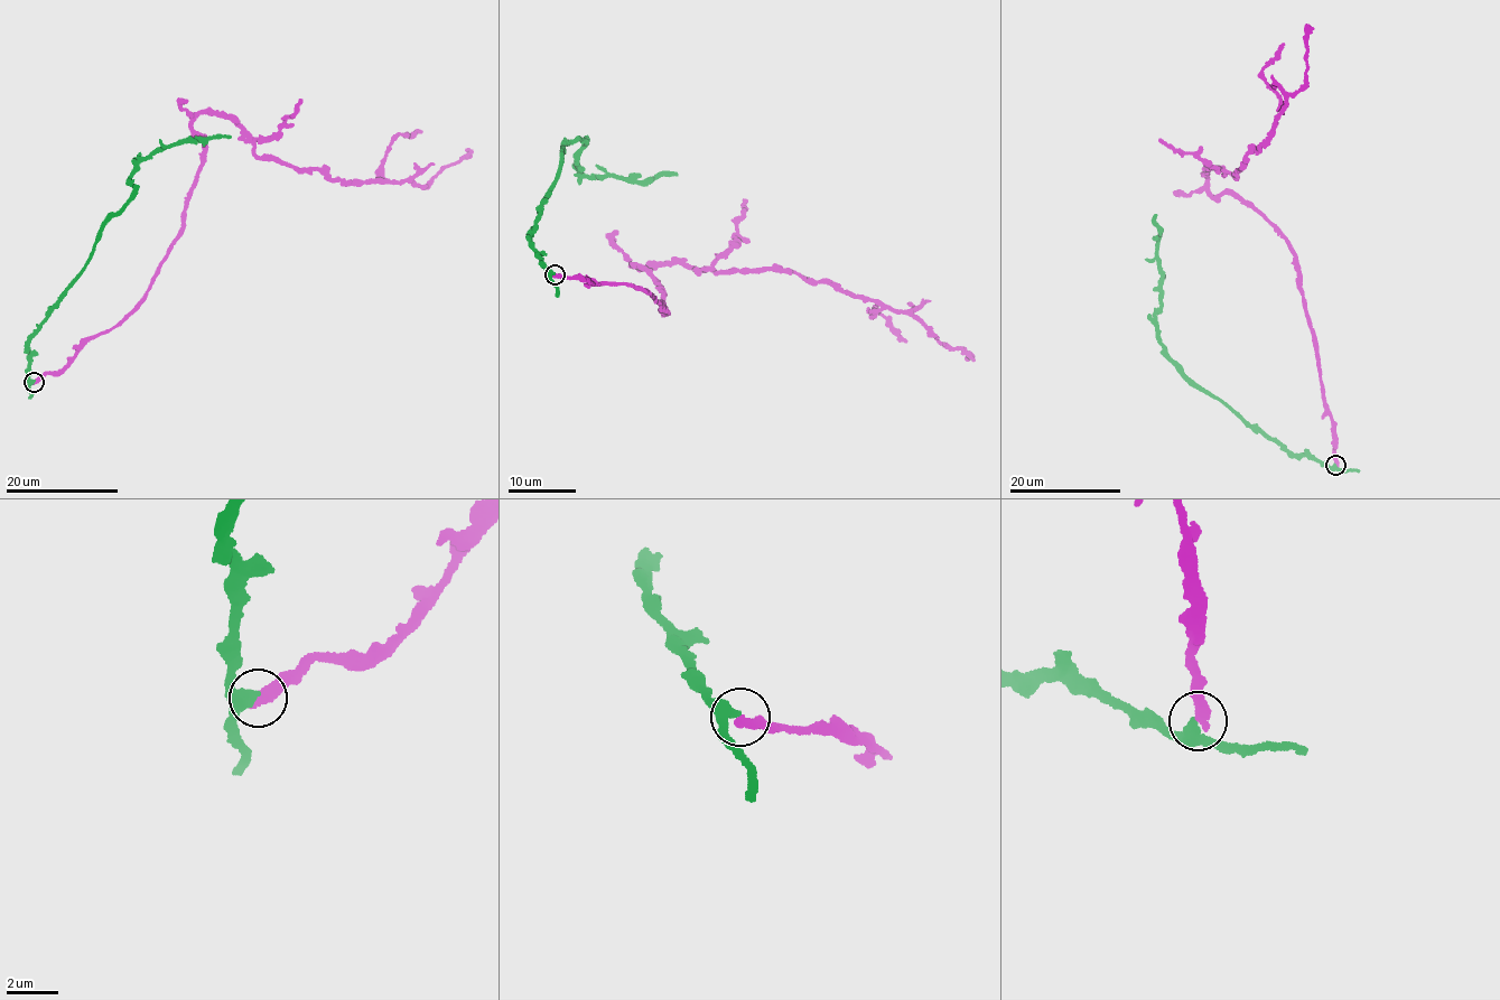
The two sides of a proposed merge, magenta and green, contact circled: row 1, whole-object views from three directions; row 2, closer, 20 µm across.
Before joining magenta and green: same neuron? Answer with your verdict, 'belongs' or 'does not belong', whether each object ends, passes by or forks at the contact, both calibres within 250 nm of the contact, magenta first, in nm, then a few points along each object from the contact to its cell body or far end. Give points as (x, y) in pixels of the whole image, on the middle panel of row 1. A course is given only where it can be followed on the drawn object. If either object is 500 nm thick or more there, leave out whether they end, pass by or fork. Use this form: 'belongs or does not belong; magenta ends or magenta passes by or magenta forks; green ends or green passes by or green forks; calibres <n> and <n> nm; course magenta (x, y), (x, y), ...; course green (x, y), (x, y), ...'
does not belong; magenta ends; green passes by; calibres 400 and 360 nm; course magenta (555, 274), (642, 289), (661, 314), (659, 282), (634, 265), (799, 273), (911, 312), (965, 360); course green (555, 273), (530, 234), (557, 179), (561, 146), (586, 145), (576, 167), (585, 176), (651, 181), (676, 174)

